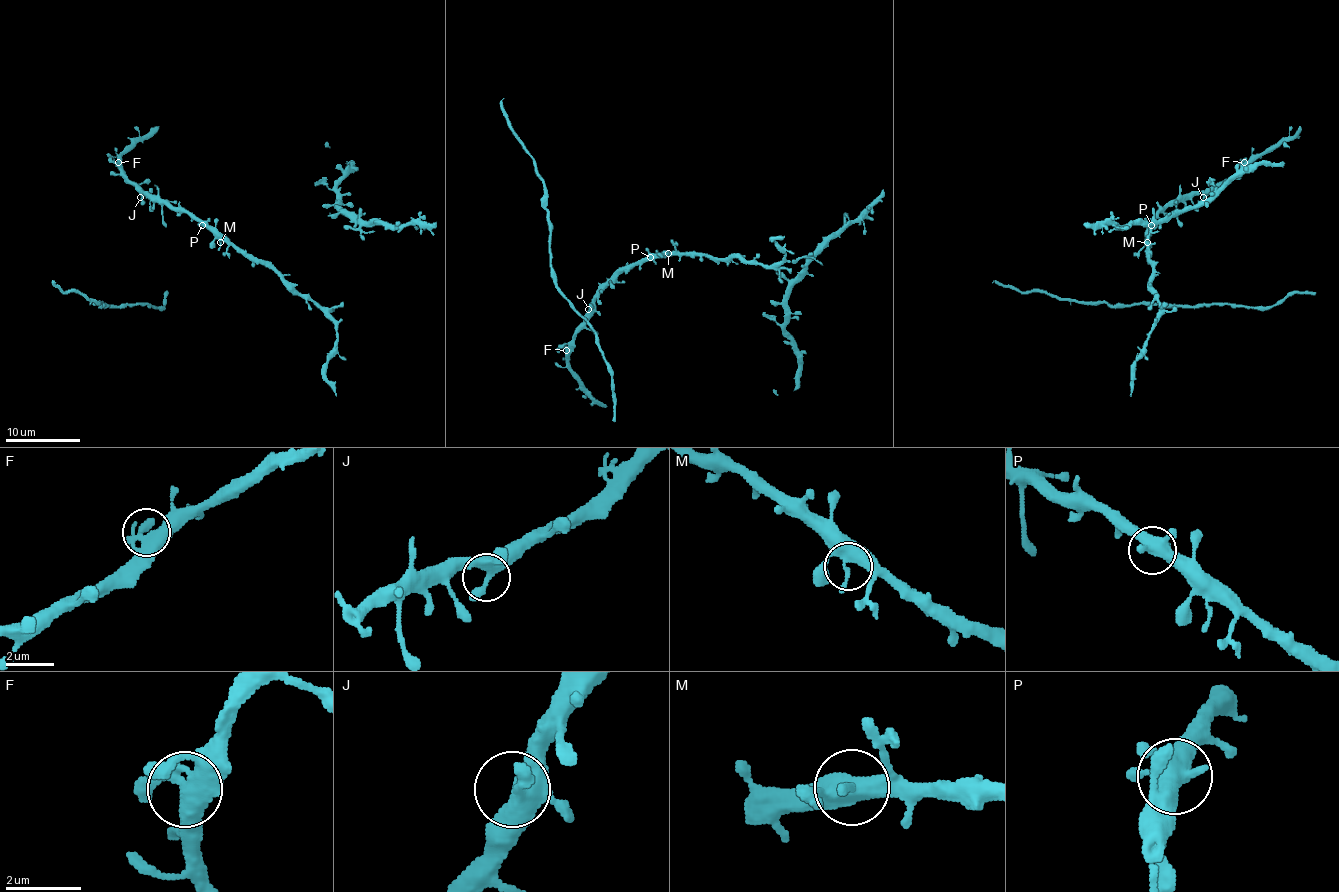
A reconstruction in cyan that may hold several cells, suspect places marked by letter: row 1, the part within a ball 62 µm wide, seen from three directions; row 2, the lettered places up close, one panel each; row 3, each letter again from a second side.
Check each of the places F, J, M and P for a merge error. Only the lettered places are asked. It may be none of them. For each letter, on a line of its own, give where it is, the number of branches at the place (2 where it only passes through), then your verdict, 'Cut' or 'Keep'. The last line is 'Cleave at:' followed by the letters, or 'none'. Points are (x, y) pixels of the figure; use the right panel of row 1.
F: Place: (1244, 162). Branches: 3. Keep
J: Place: (1203, 197). Branches: 3. Keep
M: Place: (1147, 242). Branches: 2. Keep
P: Place: (1151, 225). Branches: 4. Keep
Cleave at: none

